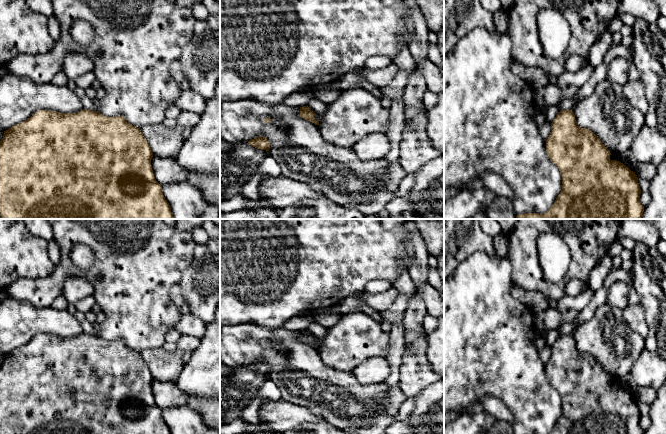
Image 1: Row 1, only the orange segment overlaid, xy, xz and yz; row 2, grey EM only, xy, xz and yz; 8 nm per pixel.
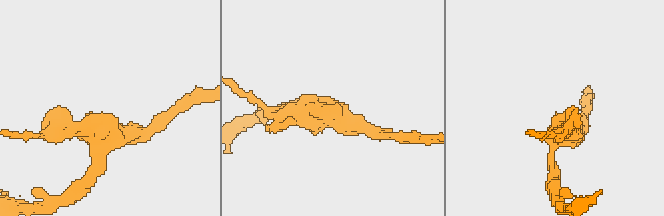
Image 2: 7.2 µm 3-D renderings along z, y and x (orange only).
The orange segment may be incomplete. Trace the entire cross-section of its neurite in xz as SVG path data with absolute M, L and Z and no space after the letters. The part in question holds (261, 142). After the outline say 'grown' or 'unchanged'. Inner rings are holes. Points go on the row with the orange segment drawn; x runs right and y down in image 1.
M260 136L260 137L251 139L250 141L248 141L248 143L251 146L256 147L258 149L262 149L262 150L266 150L266 151L270 150L270 143L267 140L267 138L265 138L264 136Z; unchanged

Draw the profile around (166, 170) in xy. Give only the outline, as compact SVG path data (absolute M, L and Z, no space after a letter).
M153 155L151 165L156 181L164 186L172 182L185 181L188 178L188 170L182 168L175 157L159 157Z

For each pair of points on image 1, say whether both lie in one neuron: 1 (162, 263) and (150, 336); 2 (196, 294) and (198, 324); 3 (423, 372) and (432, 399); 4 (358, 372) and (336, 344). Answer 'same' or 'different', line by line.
1: same
2: different
3: different
4: different

